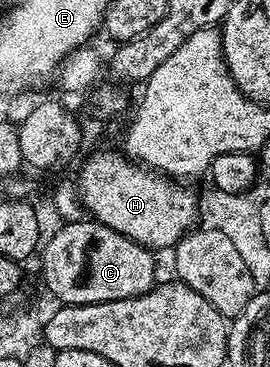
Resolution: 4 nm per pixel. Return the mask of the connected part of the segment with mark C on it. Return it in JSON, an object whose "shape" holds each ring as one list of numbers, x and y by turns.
{"shape":[[72,220,48,237,38,257,39,268,47,287,44,289,58,299,60,305,134,298,145,294,157,283,152,249,142,248,137,242,125,238,125,234,117,234,117,230,97,220]]}

